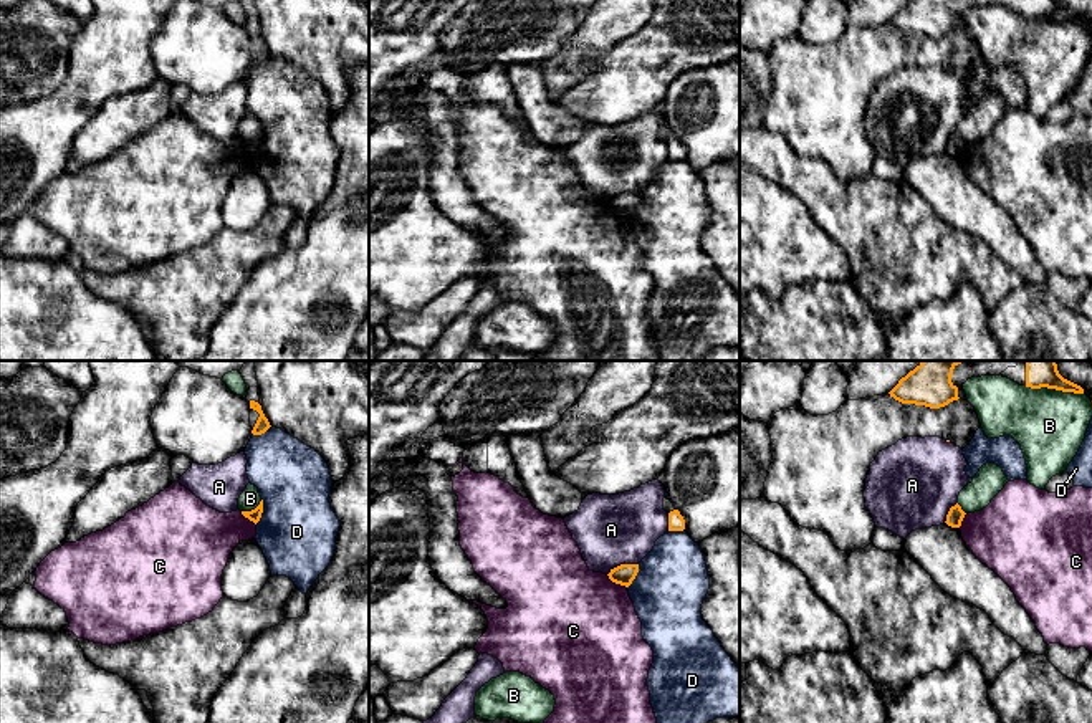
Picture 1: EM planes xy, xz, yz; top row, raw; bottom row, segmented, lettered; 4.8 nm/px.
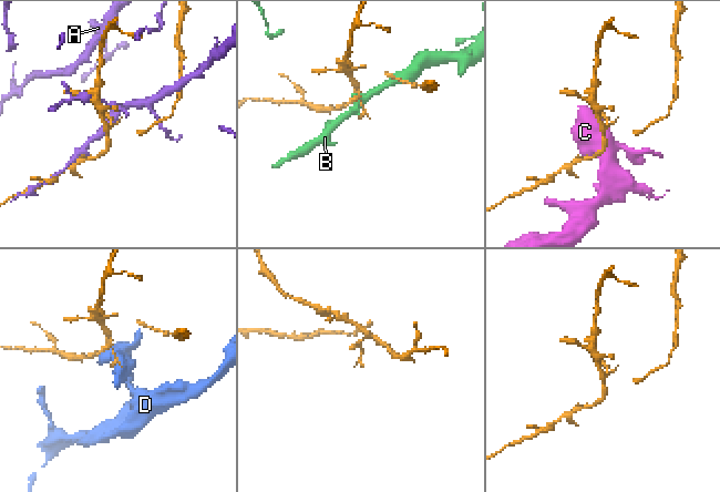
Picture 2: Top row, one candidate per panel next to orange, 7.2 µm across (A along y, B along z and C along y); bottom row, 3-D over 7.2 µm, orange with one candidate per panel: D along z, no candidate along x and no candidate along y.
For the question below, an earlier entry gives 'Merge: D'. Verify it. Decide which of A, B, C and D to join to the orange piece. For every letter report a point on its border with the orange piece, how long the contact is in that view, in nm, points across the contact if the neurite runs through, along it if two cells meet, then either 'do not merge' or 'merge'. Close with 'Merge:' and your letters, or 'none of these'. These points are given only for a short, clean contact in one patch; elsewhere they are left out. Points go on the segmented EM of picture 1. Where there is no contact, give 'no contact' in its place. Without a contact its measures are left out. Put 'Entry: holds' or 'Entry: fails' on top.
Entry: fails
A: meets orange in xz at (622, 564); contact 160 nm long; do not merge
B: meets orange in yz at (1054, 387); contact 300 nm long; do not merge
C: meets orange in xz at (616, 583); contact 120 nm long; border along xz (606, 574), (626, 588); do not merge
D: meets orange in xy at (262, 512); contact 130 nm long; do not merge
Merge: none of these

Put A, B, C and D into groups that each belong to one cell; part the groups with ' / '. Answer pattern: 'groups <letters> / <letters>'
groups A / B / C / D

